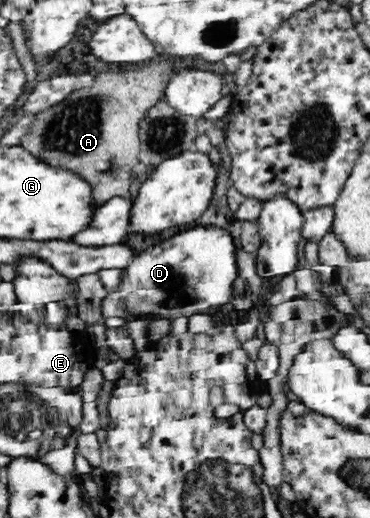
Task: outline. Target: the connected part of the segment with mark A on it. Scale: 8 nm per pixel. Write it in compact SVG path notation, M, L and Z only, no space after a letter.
M158 54L155 59L141 63L141 66L135 70L117 70L117 72L97 74L91 86L73 90L55 106L27 117L21 122L26 126L26 131L19 137L19 145L35 158L39 158L43 164L53 166L53 168L63 168L67 172L77 174L81 180L85 180L91 186L89 204L95 208L115 197L130 200L131 194L128 191L131 168L139 161L138 154L141 150L140 125L150 110L159 101L165 99L167 86L171 78L176 75L175 64L183 62L169 54Z

